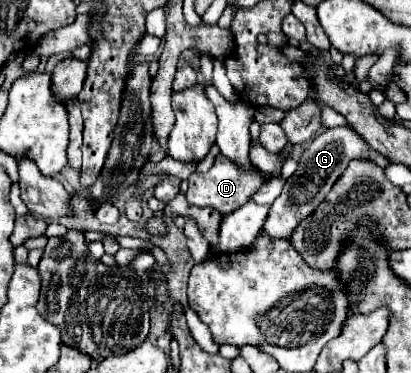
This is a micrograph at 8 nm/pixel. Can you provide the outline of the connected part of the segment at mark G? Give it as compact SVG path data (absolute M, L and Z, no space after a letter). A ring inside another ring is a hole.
M340 126L340 128L328 128L326 132L318 134L314 140L304 144L304 152L298 160L298 168L296 174L290 176L284 182L284 190L278 196L278 200L274 200L268 220L264 224L264 232L272 238L290 238L292 230L298 226L298 222L302 218L306 218L308 214L312 214L318 204L326 198L326 194L330 192L330 188L334 186L334 182L342 176L342 172L346 170L348 162L354 158L368 158L374 160L378 166L386 168L388 164L392 164L386 156L378 154L376 150L372 150L370 146L366 146L366 142L350 128L350 126Z

